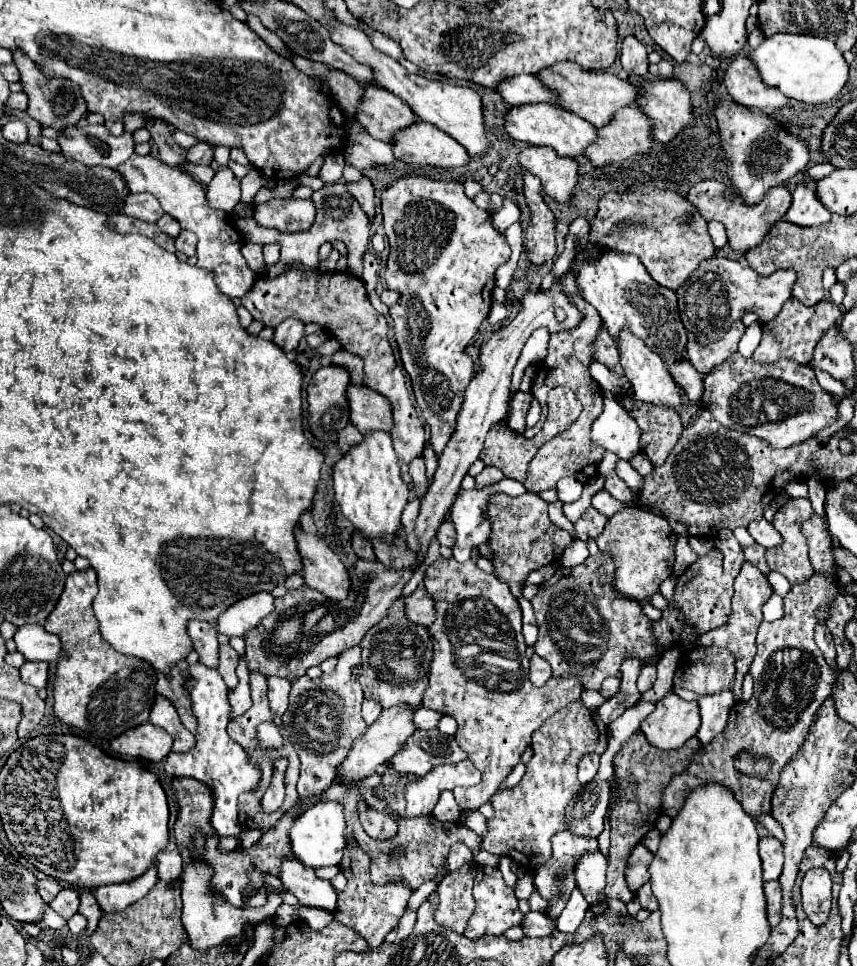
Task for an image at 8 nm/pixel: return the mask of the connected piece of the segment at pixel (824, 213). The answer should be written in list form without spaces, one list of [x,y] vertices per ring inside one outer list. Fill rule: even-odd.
[[[805,179],[797,189],[793,191],[793,205],[785,215],[787,221],[801,225],[801,227],[815,227],[823,225],[831,219],[829,209],[821,205],[821,199],[817,197],[817,181]]]

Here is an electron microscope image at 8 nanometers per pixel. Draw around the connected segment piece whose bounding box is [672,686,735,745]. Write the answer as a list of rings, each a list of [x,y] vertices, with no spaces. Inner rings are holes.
[[[673,686],[672,692],[686,701],[697,701],[699,703],[701,727],[697,731],[697,739],[701,741],[701,745],[709,745],[709,741],[713,741],[713,737],[717,737],[727,725],[729,709],[735,705],[733,693],[723,691],[723,693],[717,693],[717,695],[700,696],[676,686]]]

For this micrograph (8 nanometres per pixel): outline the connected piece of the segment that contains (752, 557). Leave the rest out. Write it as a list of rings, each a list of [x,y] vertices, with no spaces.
[[[753,545],[753,547],[745,547],[743,549],[745,551],[745,561],[749,561],[751,565],[755,565],[761,573],[769,573],[771,569],[769,569],[769,565],[767,565],[767,561],[765,561],[765,547],[761,547],[761,545]]]

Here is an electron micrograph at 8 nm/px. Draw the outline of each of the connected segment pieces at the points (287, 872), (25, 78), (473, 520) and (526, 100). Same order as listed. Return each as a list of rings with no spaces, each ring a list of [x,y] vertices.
[[[285,859],[281,865],[279,879],[291,893],[297,895],[301,905],[319,907],[327,911],[333,911],[337,907],[339,891],[331,885],[331,881],[319,879],[315,875],[315,869],[305,869],[301,863]]]
[[[21,51],[13,53],[13,61],[21,73],[21,85],[25,89],[25,93],[29,95],[29,107],[27,113],[37,119],[41,123],[41,127],[53,127],[53,129],[67,129],[69,125],[77,125],[79,119],[87,113],[87,105],[85,99],[81,97],[81,91],[77,85],[73,85],[67,79],[53,79],[49,81],[39,67]]]
[[[509,477],[501,479],[497,485],[489,485],[485,489],[471,489],[471,491],[465,491],[465,489],[459,489],[459,495],[457,495],[457,501],[453,503],[451,507],[451,521],[457,529],[457,543],[452,548],[453,557],[460,563],[471,558],[471,547],[475,545],[483,545],[489,541],[489,533],[491,533],[491,521],[485,517],[485,505],[489,503],[489,497],[495,495],[495,493],[505,493],[510,496],[516,497],[527,492],[523,483],[517,483]]]
[[[517,75],[511,79],[505,79],[497,93],[509,103],[509,105],[533,105],[533,103],[551,103],[557,105],[559,97],[549,91],[549,87],[541,85],[541,79],[535,75]]]

